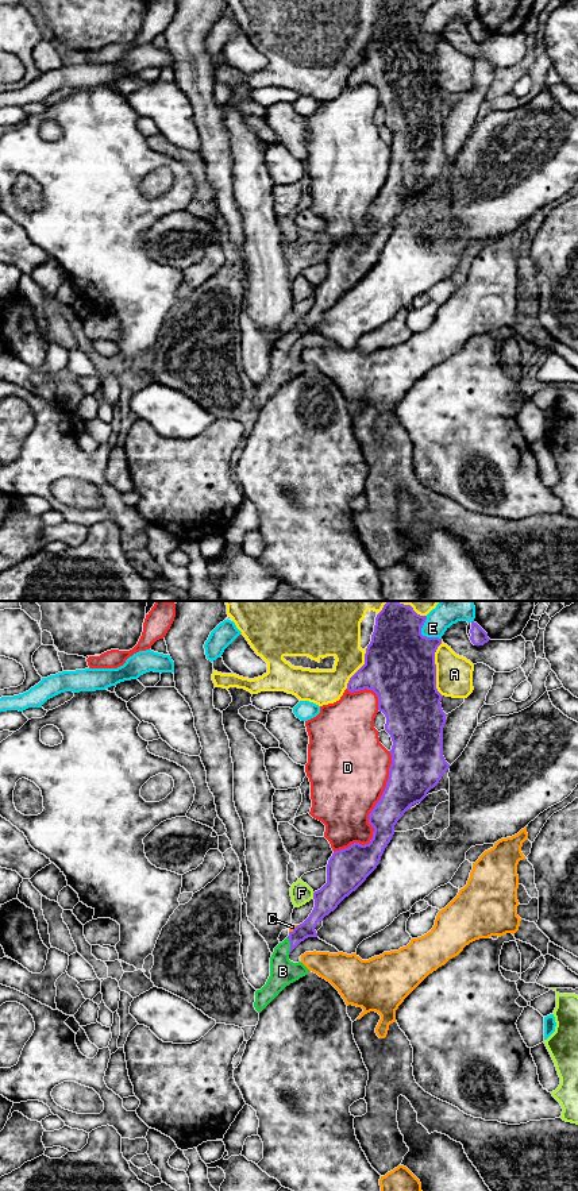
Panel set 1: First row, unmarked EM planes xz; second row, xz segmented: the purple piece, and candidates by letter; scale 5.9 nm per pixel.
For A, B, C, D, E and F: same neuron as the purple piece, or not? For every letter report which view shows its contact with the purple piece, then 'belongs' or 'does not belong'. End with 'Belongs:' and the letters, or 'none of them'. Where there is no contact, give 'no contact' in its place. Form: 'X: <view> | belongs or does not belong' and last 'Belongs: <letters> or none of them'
A: xz | does not belong
B: xz | belongs
C: xz | does not belong
D: xz | does not belong
E: xz | does not belong
F: xz | does not belong
Belongs: B

